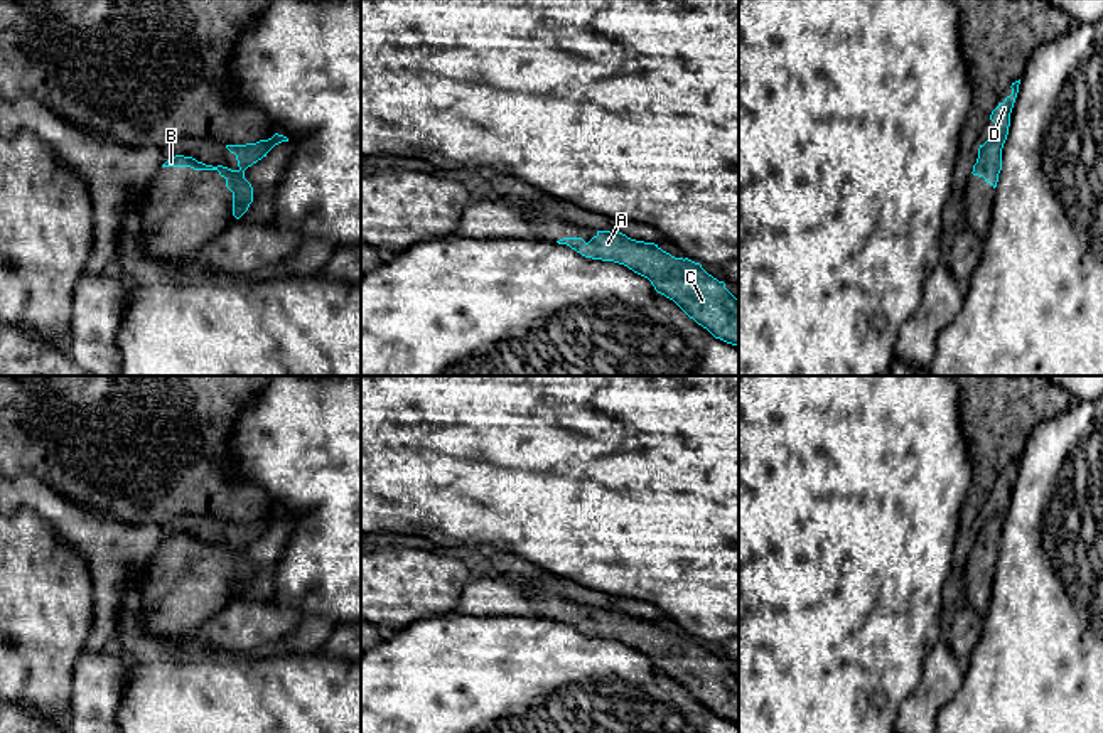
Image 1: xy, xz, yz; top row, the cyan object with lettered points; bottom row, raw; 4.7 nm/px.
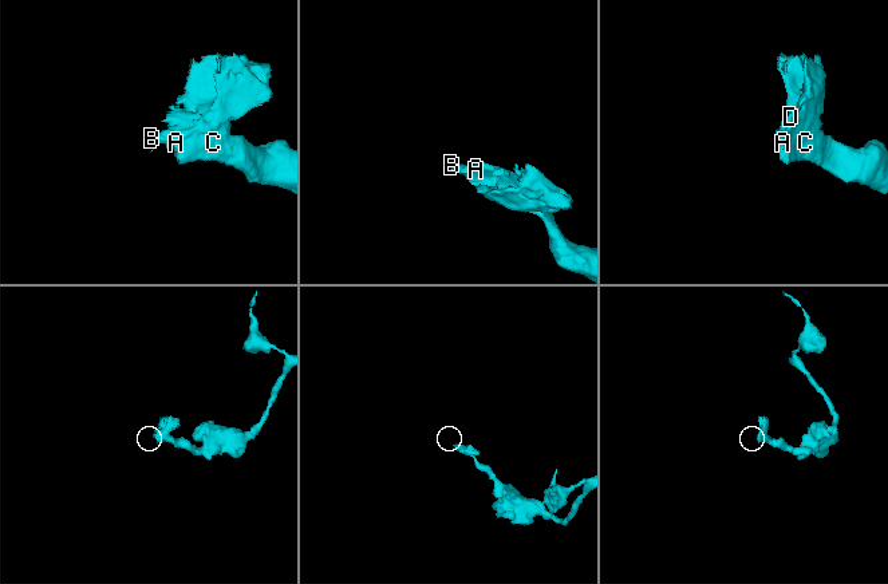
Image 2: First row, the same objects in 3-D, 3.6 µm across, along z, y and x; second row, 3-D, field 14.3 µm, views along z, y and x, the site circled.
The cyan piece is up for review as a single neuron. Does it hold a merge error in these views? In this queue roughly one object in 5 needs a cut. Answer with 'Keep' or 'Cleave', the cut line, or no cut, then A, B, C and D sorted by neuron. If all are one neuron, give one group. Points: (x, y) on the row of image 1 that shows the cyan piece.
Keep. No split. Groups: A B C D

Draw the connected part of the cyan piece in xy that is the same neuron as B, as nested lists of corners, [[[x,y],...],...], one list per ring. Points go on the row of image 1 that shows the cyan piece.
[[[275,133],[268,140],[260,140],[256,143],[246,145],[226,145],[226,148],[236,155],[238,170],[231,170],[228,167],[206,165],[197,162],[192,157],[175,155],[169,158],[162,167],[191,167],[194,170],[218,170],[221,177],[226,179],[226,187],[233,192],[233,216],[239,219],[253,202],[253,187],[245,179],[245,170],[266,157],[266,153],[278,143],[288,142],[287,136]]]

